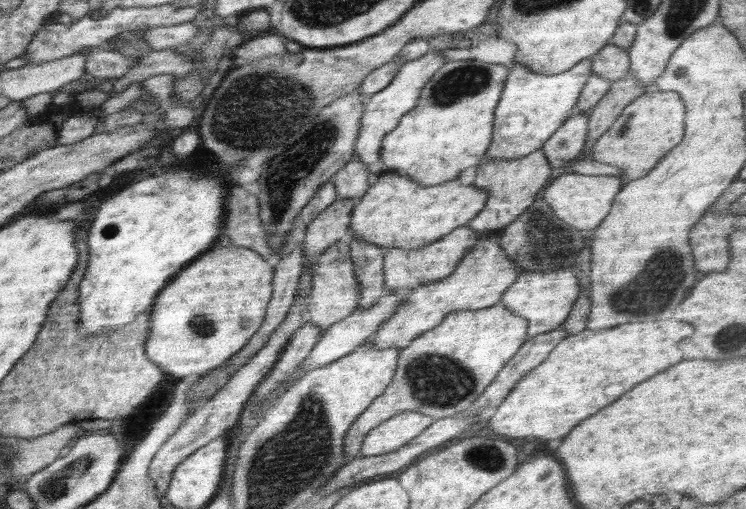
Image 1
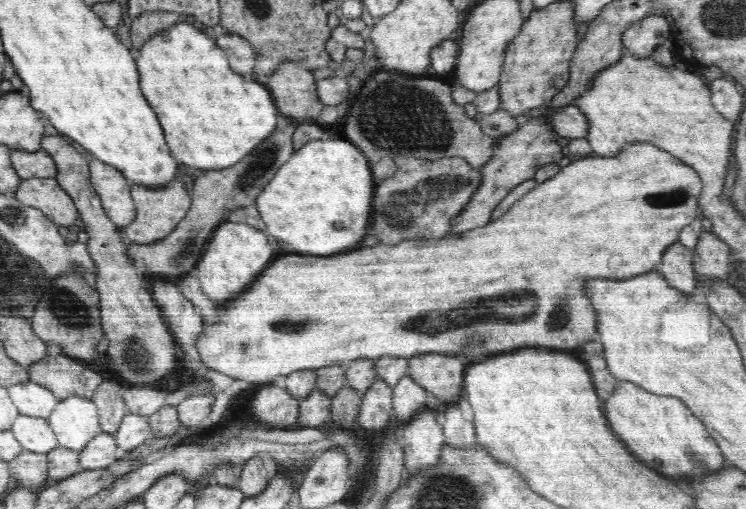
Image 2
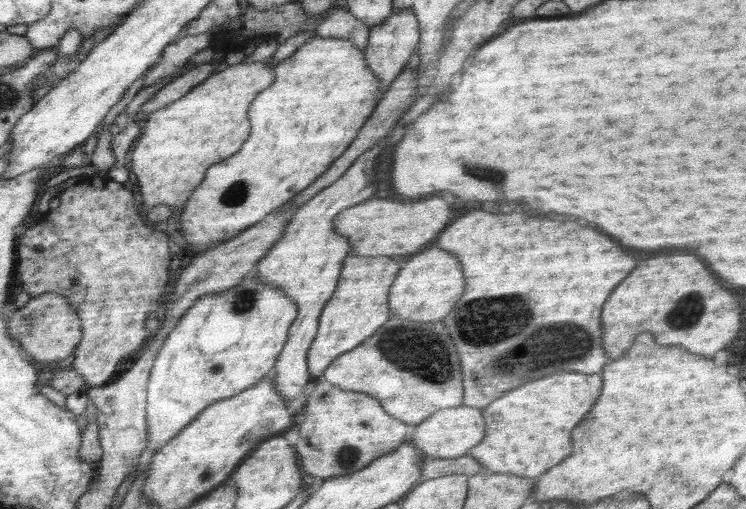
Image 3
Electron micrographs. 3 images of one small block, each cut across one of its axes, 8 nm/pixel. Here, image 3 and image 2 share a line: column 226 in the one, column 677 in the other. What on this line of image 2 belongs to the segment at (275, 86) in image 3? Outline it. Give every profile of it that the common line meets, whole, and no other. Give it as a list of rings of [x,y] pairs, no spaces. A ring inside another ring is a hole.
[[[628,143],[617,155],[603,157],[590,154],[588,157],[573,158],[571,163],[562,167],[552,178],[538,183],[536,188],[527,192],[517,200],[501,218],[490,221],[488,225],[462,232],[455,236],[430,238],[430,240],[403,240],[395,245],[380,243],[374,247],[356,248],[356,252],[346,252],[338,256],[282,256],[274,260],[258,275],[245,291],[222,304],[224,316],[218,322],[204,325],[201,335],[197,336],[195,345],[205,371],[219,375],[228,382],[233,379],[245,380],[249,383],[268,383],[276,376],[286,376],[291,372],[313,370],[329,364],[348,364],[358,359],[380,359],[386,357],[404,357],[424,353],[440,353],[442,355],[458,355],[462,362],[478,362],[486,356],[508,352],[516,348],[544,348],[552,351],[564,351],[581,355],[581,346],[588,341],[599,338],[597,320],[591,300],[585,295],[583,286],[590,279],[627,279],[650,271],[660,262],[666,248],[679,240],[685,226],[692,224],[698,210],[698,196],[702,194],[700,175],[690,166],[682,164],[682,160],[664,152],[650,143]],[[610,182],[610,184],[606,184]],[[442,318],[446,326],[434,326]],[[456,318],[456,324],[450,326]],[[468,358],[468,360],[466,360]]]

